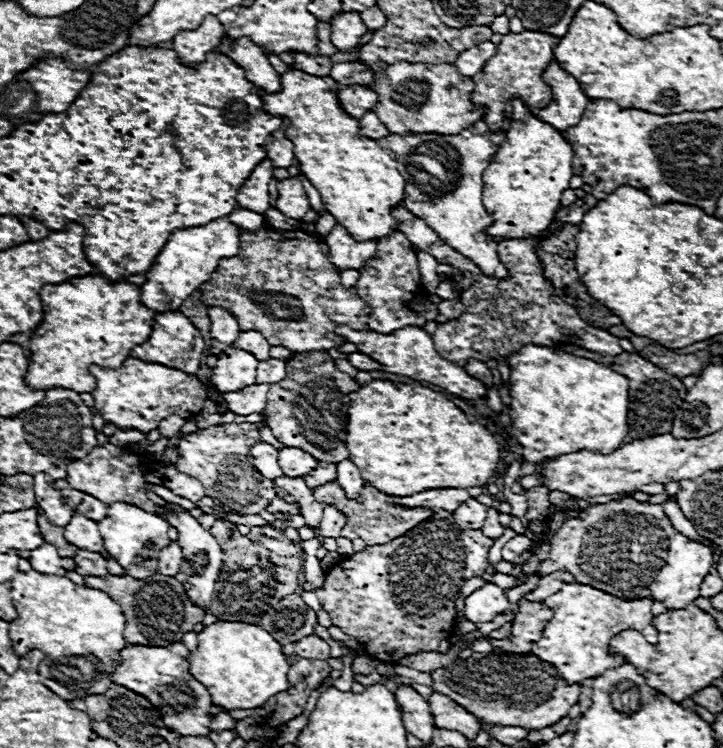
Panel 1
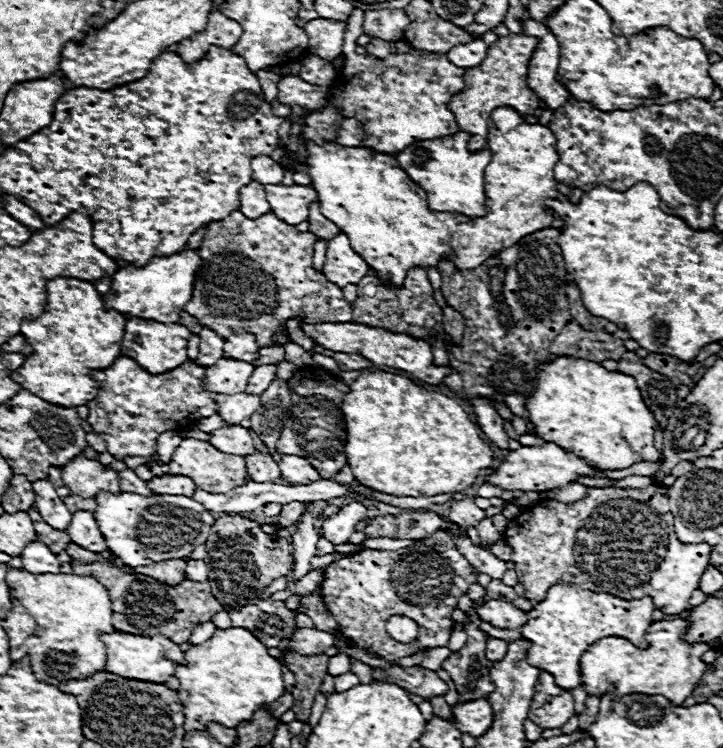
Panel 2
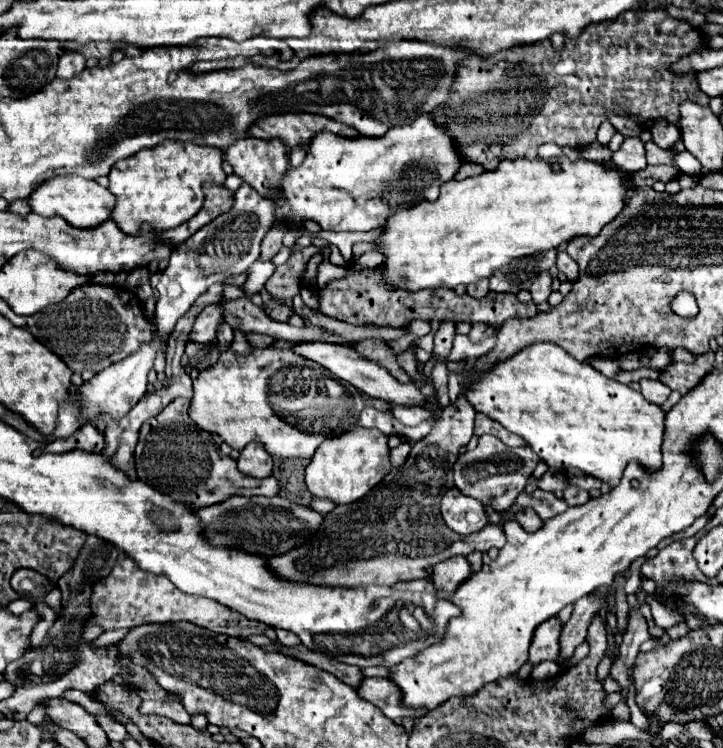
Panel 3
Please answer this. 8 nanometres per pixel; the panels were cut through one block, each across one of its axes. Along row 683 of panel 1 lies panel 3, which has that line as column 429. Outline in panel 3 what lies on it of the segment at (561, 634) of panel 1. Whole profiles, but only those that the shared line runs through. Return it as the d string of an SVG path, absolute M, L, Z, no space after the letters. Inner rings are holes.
M454 556L428 568L428 580L436 588L436 598L452 598L456 588L472 574L472 566L466 556Z

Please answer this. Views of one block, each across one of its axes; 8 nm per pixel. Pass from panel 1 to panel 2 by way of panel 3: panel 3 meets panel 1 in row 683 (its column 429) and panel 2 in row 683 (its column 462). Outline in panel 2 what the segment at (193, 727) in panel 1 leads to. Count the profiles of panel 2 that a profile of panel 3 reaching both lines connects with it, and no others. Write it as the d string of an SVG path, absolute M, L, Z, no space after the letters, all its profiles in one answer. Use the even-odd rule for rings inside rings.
M116 630L112 634L100 632L98 636L106 644L106 670L124 678L164 684L170 676L174 676L174 664L184 664L184 652L180 650L180 646L160 634L136 636L136 634L126 634Z

